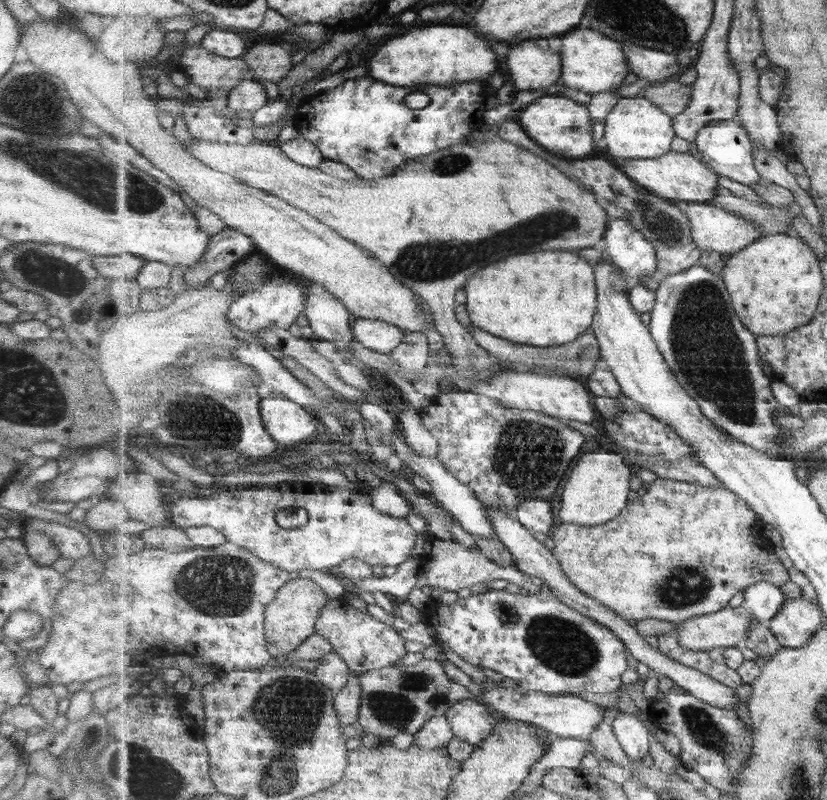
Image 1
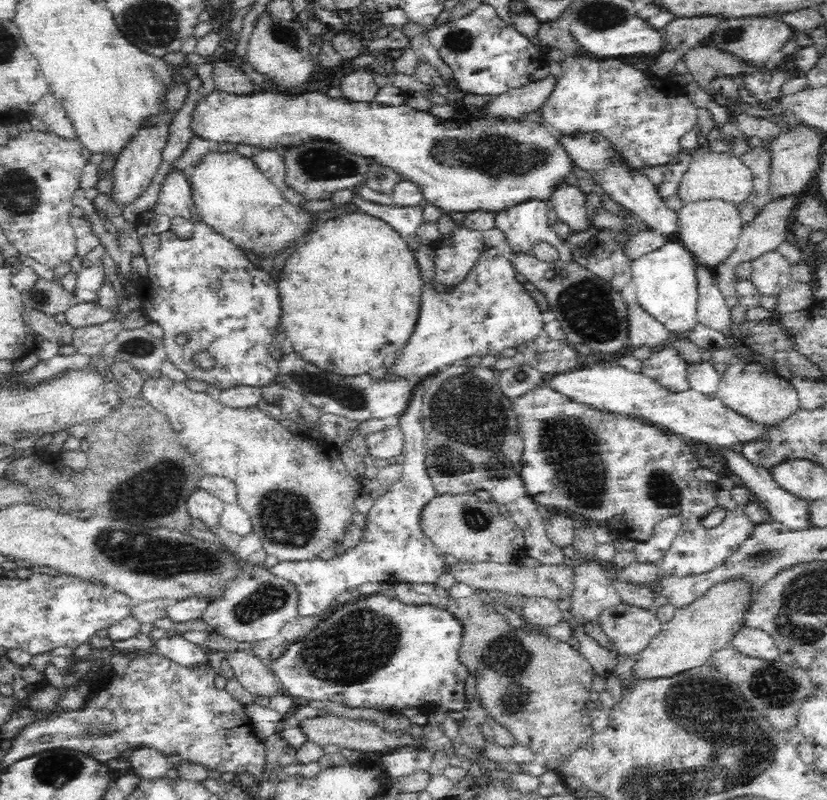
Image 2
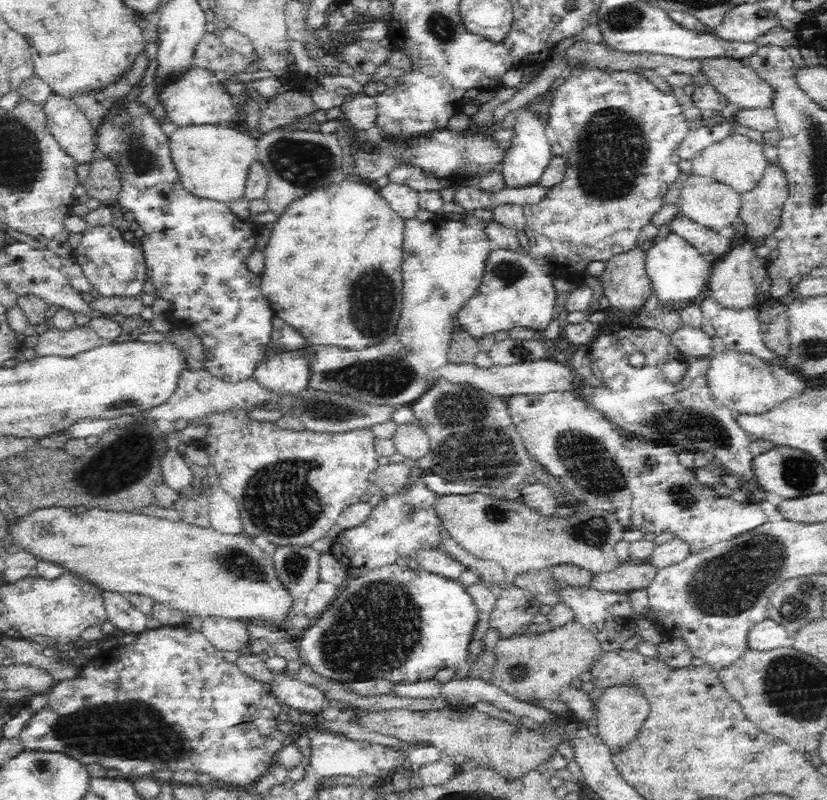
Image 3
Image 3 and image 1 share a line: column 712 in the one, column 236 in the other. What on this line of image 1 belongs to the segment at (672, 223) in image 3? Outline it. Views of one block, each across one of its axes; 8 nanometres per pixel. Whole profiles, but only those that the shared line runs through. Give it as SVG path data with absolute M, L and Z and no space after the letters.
M231 228L211 237L204 259L184 273L184 282L191 288L199 288L219 274L219 271L234 269L241 261L257 251L253 239Z

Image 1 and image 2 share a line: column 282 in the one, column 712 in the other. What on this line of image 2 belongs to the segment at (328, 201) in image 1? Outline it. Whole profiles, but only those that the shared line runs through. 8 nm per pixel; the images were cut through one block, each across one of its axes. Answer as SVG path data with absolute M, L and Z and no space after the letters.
M697 147L695 157L680 181L677 193L684 202L694 199L724 199L736 203L744 202L753 189L754 175L752 169L742 162L739 157L728 151Z

